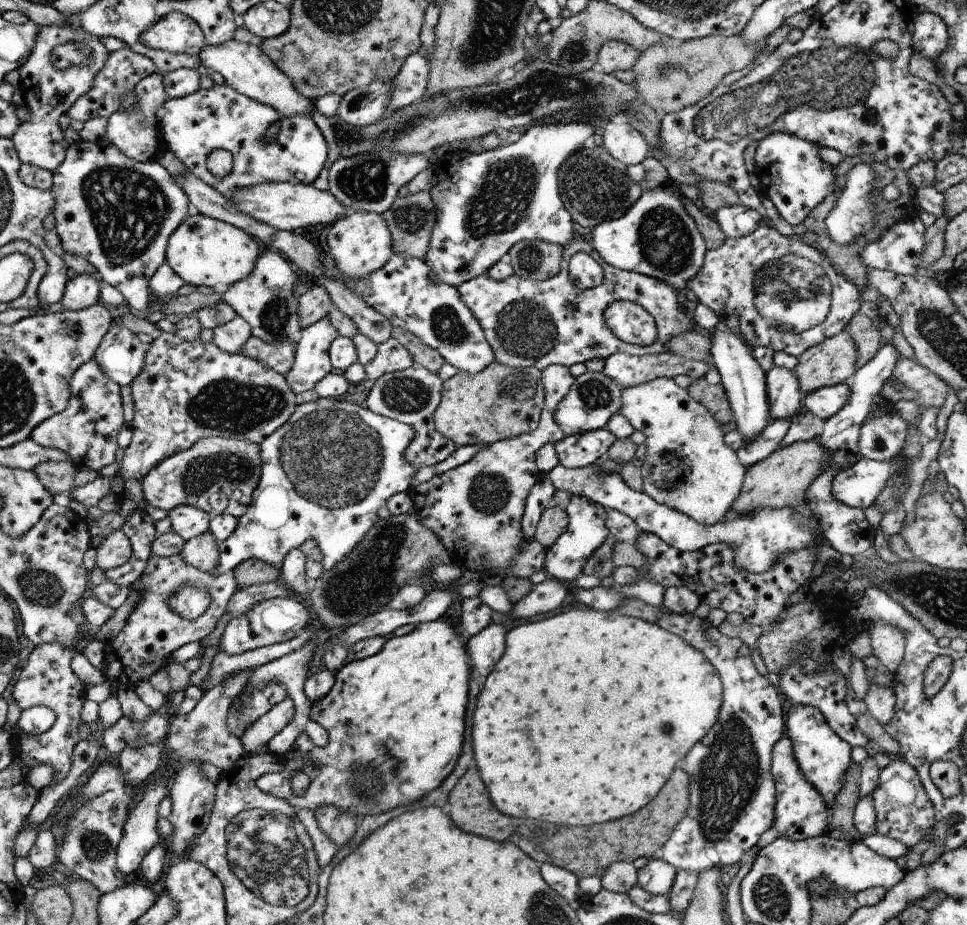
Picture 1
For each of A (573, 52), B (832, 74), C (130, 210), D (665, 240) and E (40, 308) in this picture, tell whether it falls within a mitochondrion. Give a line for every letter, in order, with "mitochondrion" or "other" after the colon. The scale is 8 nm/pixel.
A: mitochondrion
B: mitochondrion
C: mitochondrion
D: mitochondrion
E: other

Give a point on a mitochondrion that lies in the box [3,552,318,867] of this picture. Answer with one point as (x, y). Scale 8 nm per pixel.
(44, 589)

